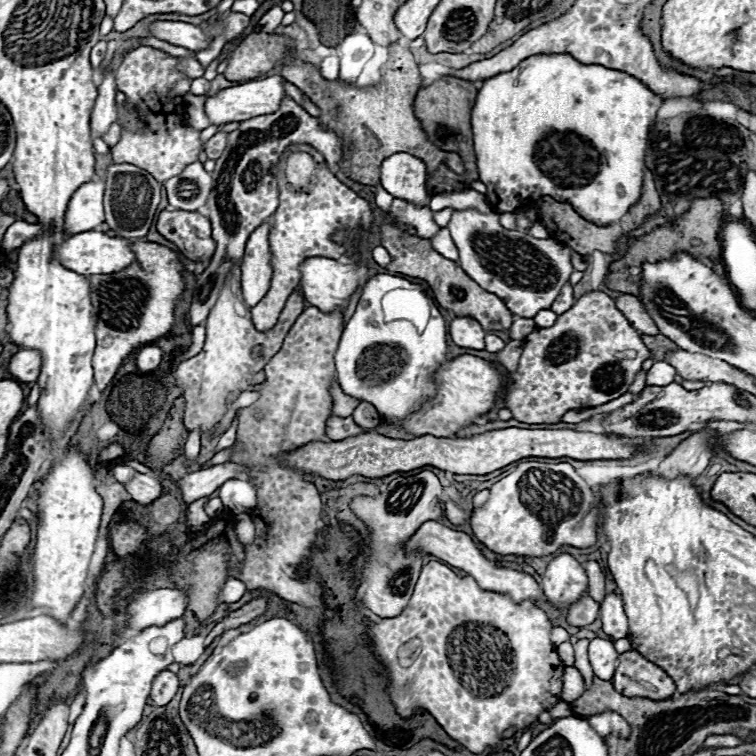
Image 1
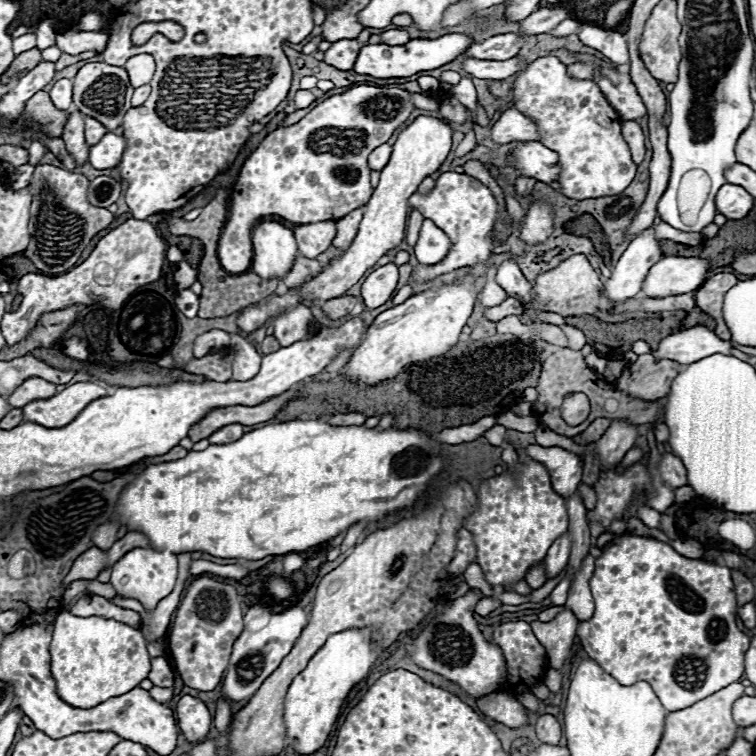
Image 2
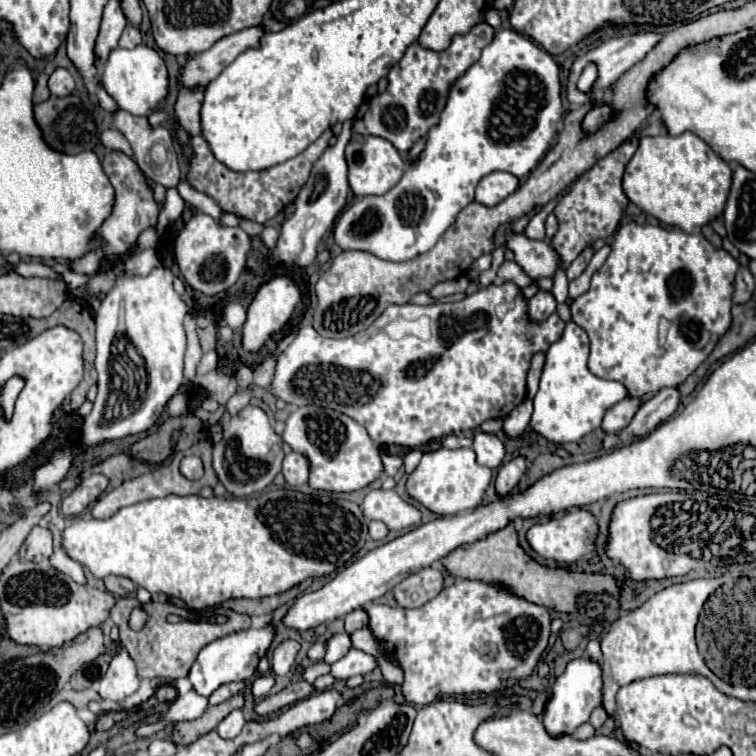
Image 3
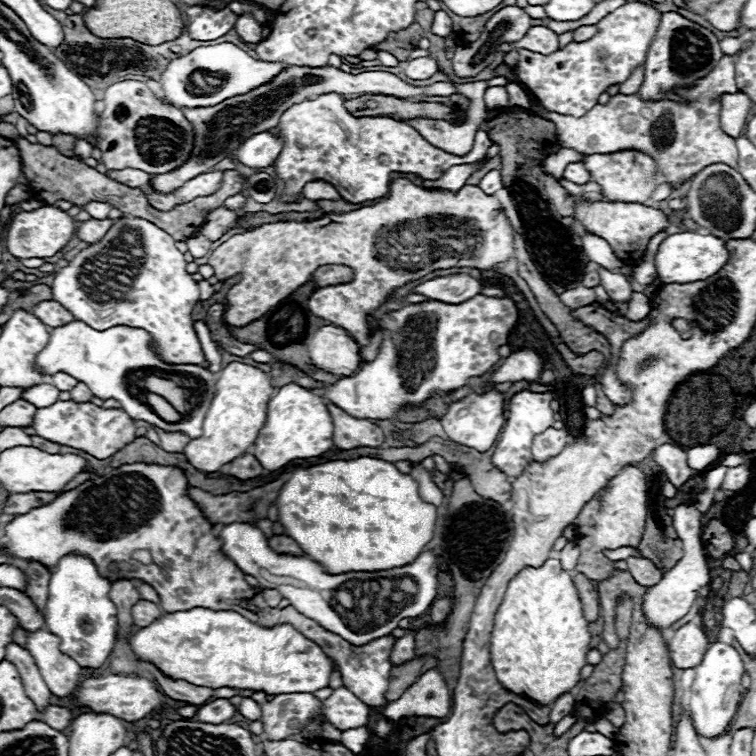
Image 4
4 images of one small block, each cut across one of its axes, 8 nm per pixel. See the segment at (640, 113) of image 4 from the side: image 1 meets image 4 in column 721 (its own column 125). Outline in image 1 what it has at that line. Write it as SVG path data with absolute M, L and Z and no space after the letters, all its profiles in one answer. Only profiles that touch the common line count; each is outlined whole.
M136 48L116 70L116 86L126 94L126 108L138 116L138 130L122 130L118 144L110 148L110 156L116 164L132 164L150 172L158 182L172 176L180 176L184 168L198 160L204 150L200 130L188 126L182 96L170 96L170 90L180 80L192 80L184 72L176 70L180 58L170 56L158 48Z

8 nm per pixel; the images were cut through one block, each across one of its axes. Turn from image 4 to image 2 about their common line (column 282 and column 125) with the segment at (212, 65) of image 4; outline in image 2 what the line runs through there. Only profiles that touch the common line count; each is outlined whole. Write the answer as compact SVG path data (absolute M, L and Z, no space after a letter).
M138 54L138 56L132 56L126 64L124 64L128 76L130 76L130 82L134 88L142 86L142 84L148 84L152 80L152 74L154 74L154 58L150 54Z

